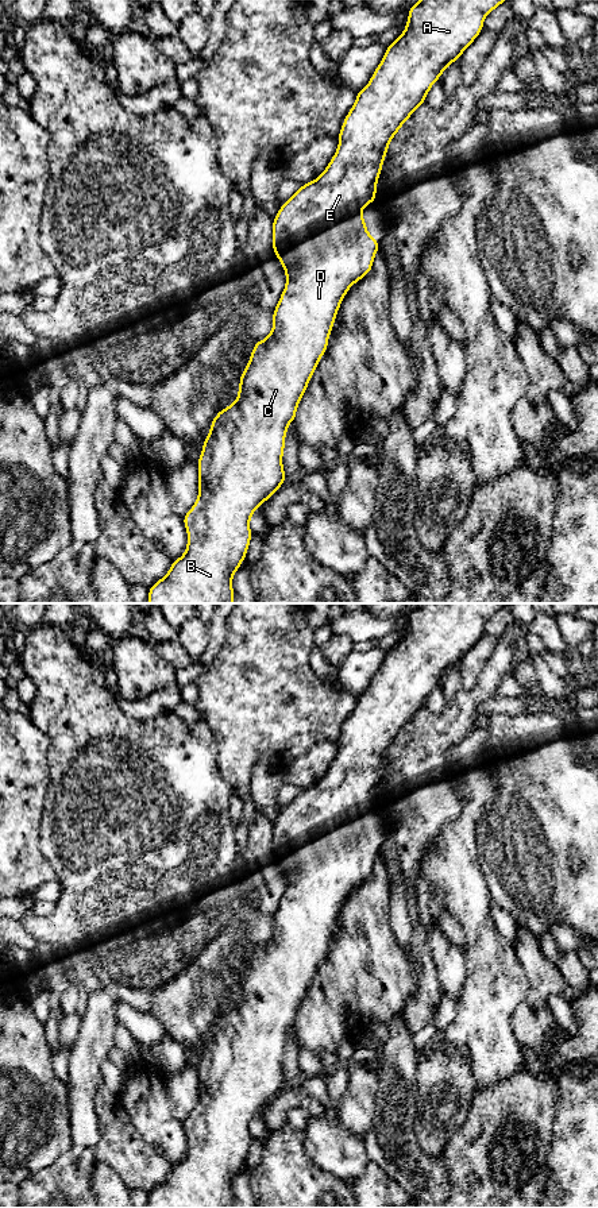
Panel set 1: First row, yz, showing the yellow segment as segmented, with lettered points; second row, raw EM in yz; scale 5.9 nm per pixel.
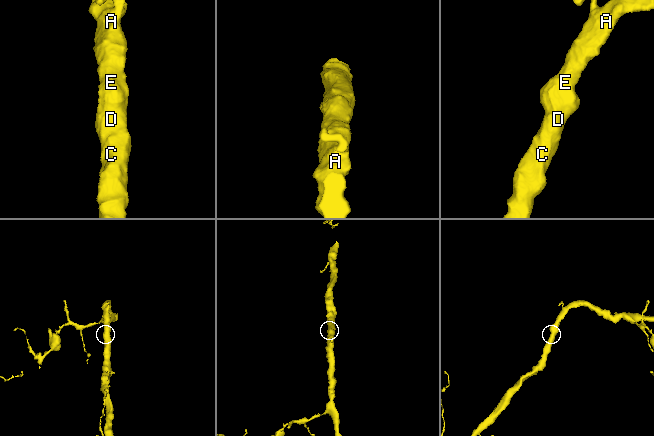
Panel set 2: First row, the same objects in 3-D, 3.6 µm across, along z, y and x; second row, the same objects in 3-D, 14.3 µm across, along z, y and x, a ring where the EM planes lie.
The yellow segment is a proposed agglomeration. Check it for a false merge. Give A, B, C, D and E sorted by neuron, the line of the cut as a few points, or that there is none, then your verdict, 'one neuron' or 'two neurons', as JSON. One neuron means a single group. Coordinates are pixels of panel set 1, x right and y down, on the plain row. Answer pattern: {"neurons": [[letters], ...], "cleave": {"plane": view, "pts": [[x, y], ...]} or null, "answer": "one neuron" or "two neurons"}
{"neurons": [["A", "B", "C", "D", "E"]], "cleave": null, "answer": "one neuron"}

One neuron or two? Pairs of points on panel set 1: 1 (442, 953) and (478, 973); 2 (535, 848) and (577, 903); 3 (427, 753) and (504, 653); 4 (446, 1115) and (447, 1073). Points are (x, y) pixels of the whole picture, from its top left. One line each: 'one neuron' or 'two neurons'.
1: two neurons
2: one neuron
3: one neuron
4: one neuron

